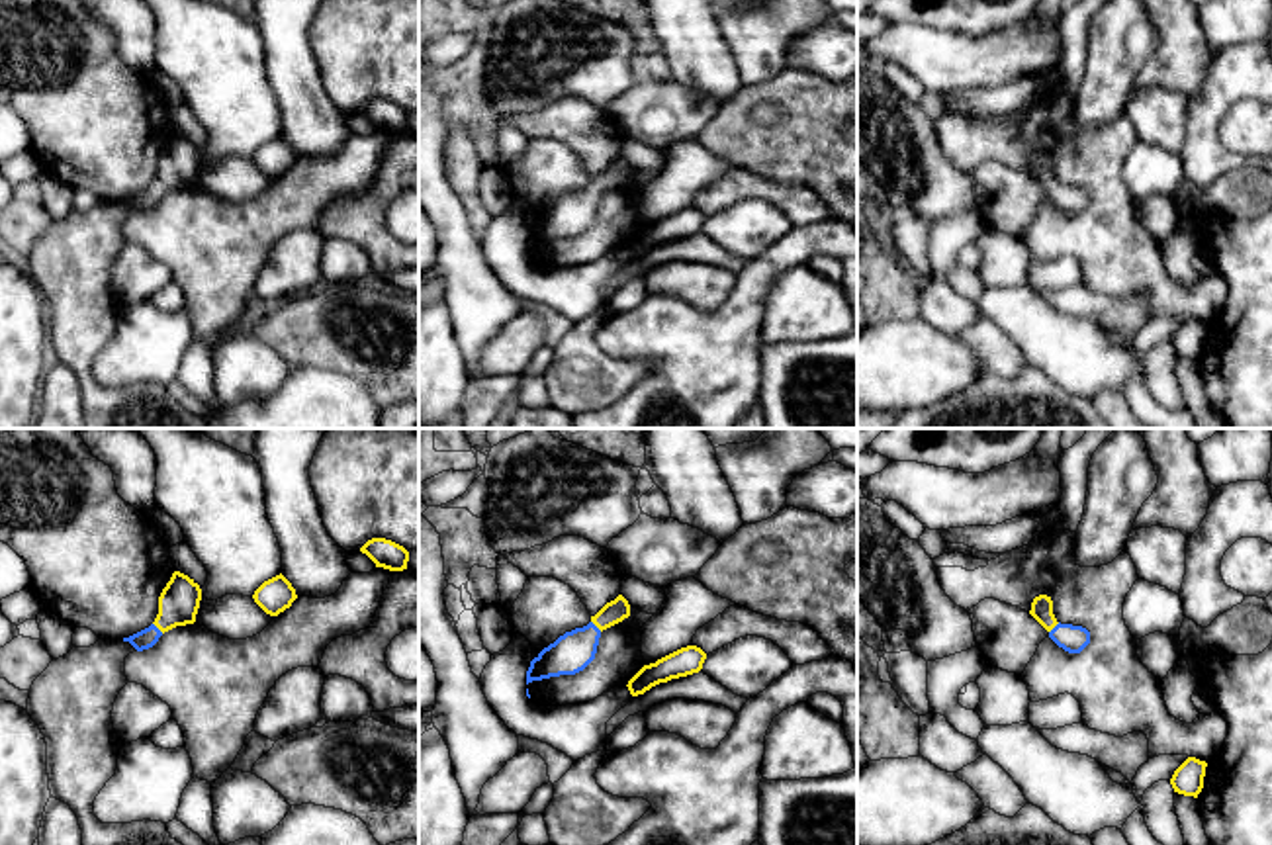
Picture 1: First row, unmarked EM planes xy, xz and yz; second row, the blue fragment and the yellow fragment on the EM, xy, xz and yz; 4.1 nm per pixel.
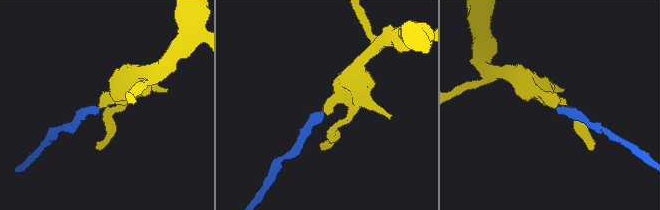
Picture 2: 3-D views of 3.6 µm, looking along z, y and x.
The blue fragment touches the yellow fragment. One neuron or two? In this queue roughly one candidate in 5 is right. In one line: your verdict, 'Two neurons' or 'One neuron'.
One neuron

